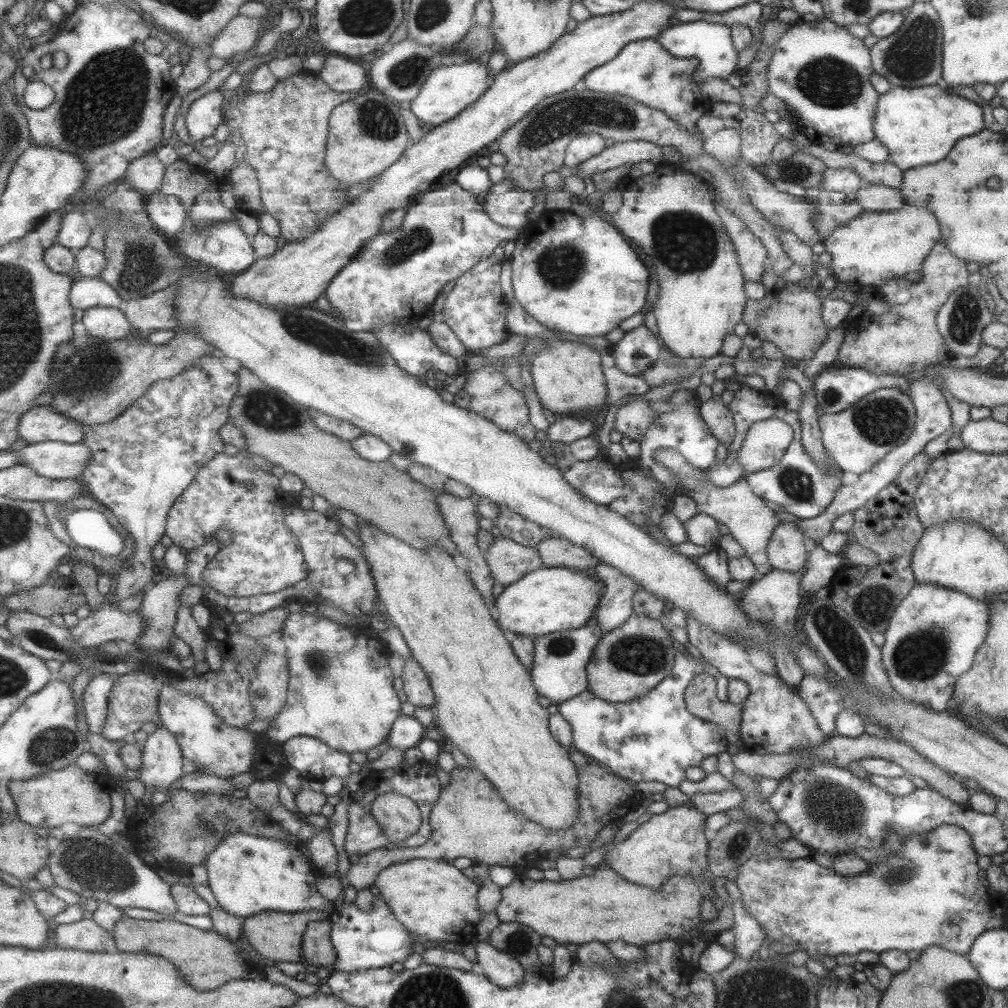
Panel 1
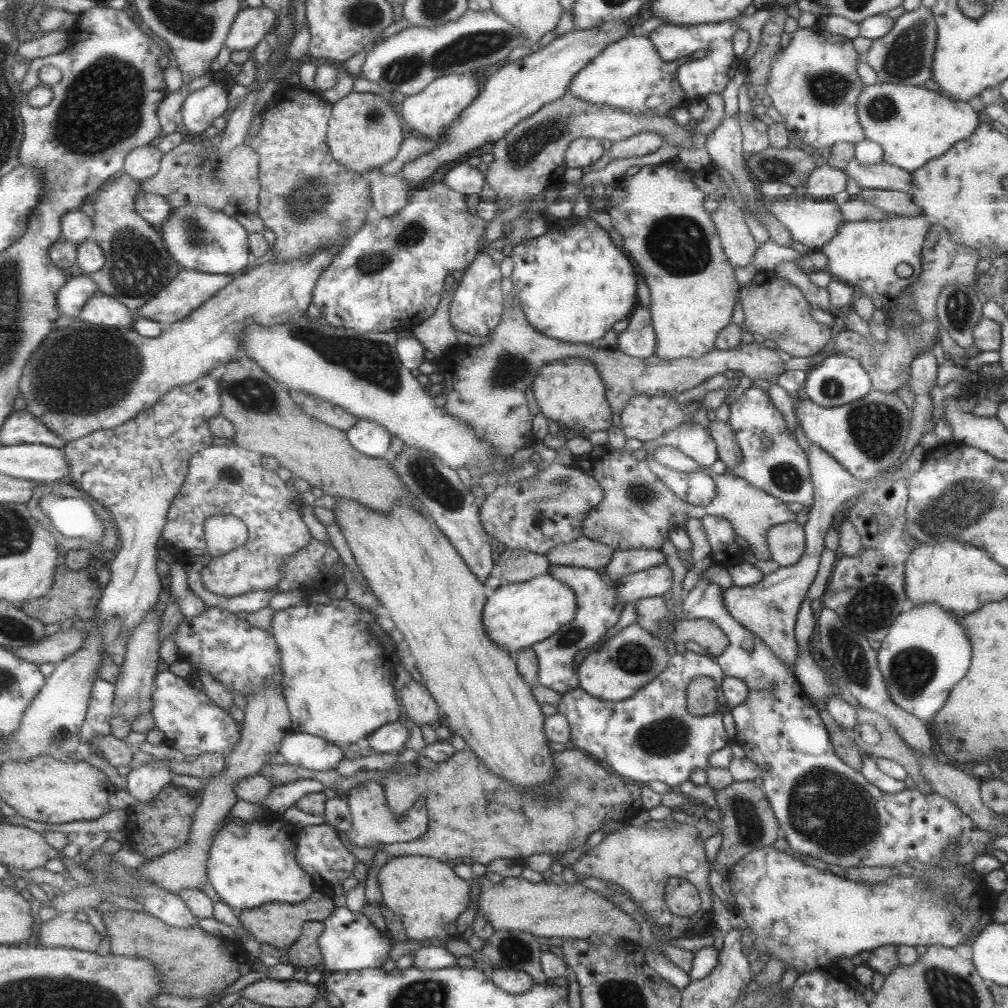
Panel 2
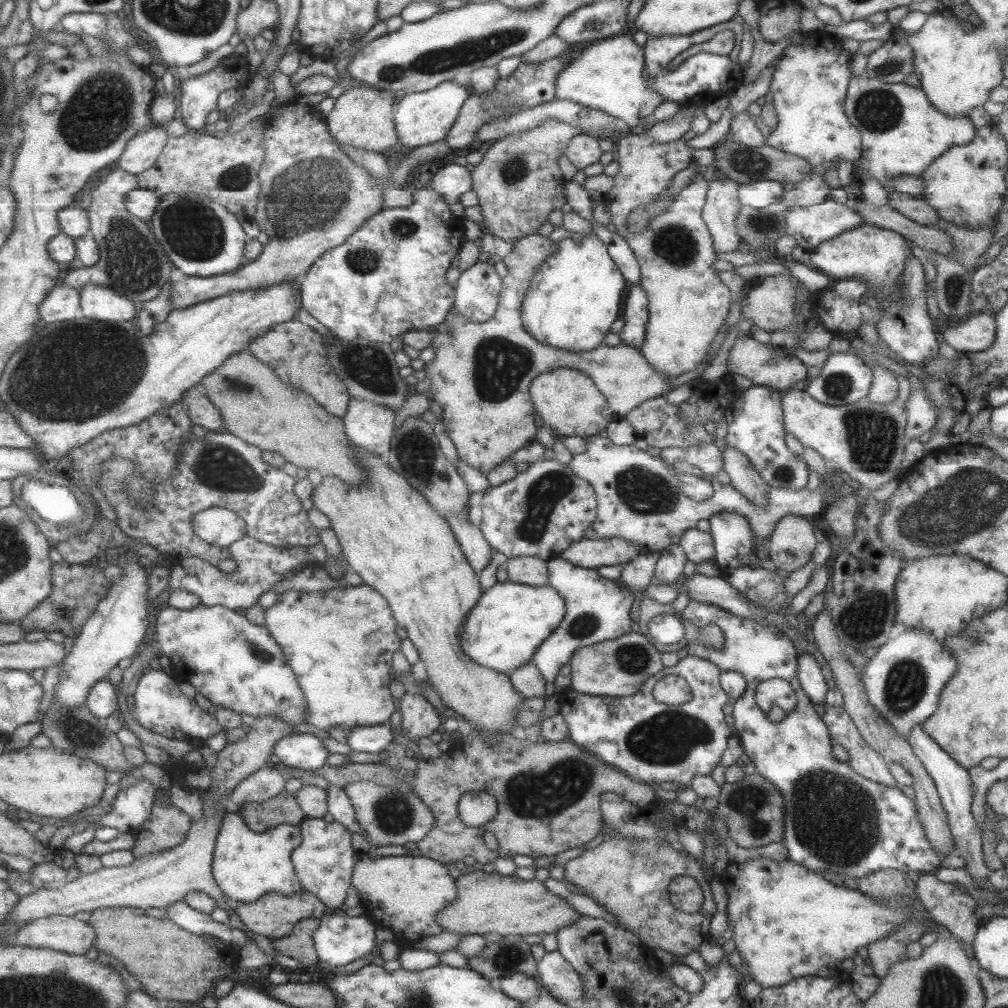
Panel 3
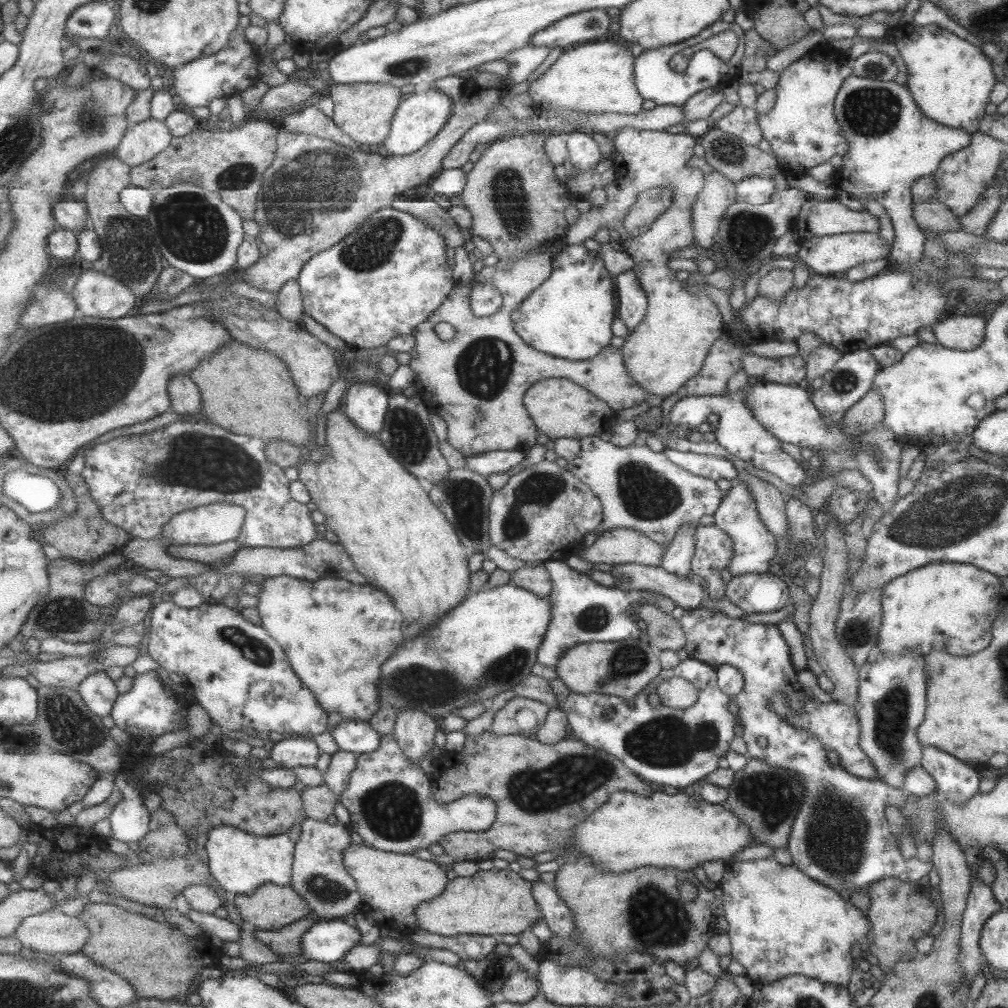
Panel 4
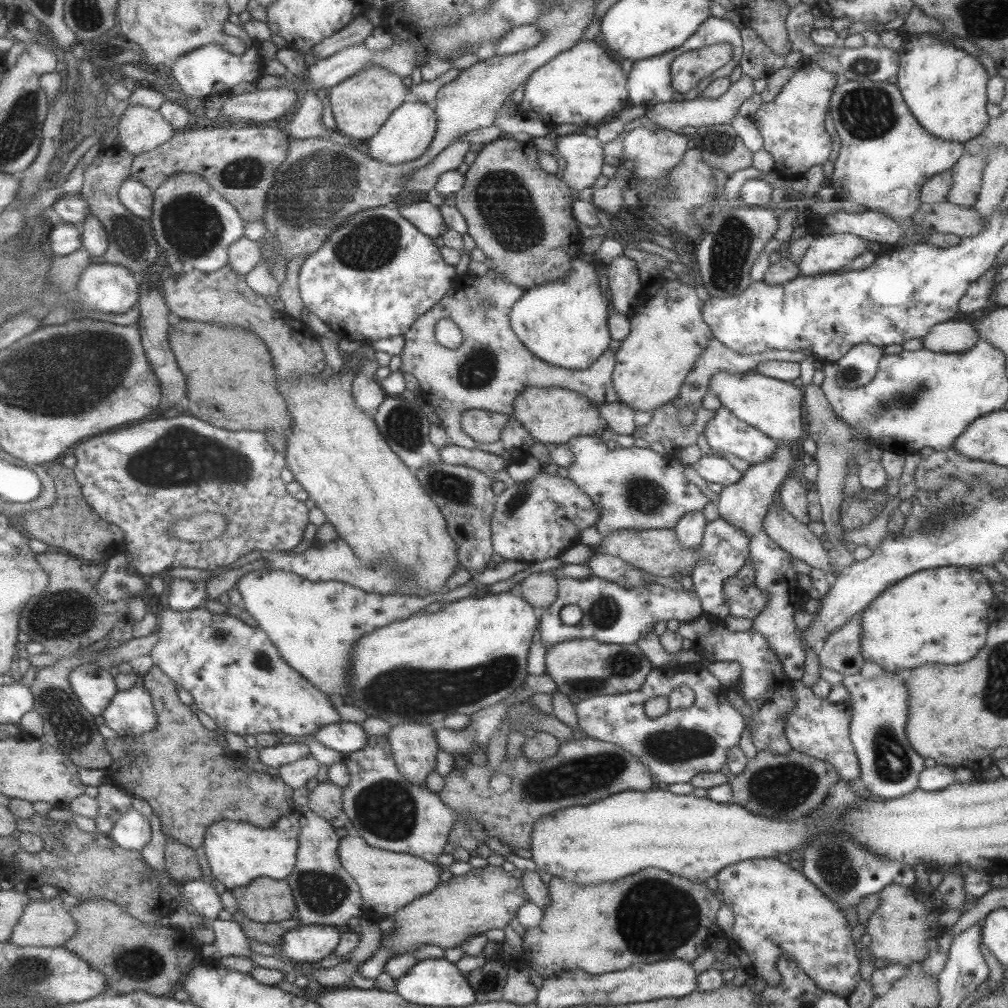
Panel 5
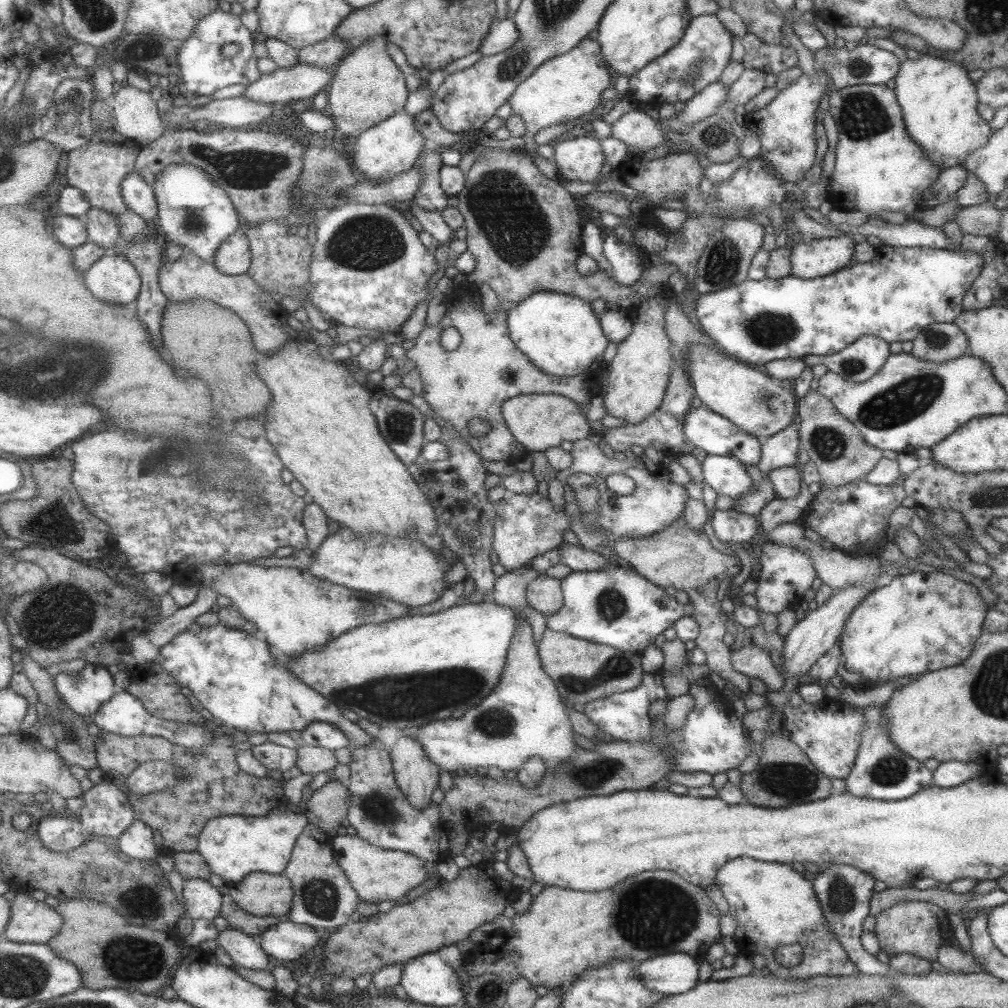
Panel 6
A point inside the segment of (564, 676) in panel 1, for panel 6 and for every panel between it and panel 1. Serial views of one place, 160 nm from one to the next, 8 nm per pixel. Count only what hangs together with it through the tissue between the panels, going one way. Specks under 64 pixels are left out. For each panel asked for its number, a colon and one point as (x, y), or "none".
2: (597, 610)
3: (596, 609)
4: (582, 611)
5: (612, 614)
6: (616, 606)

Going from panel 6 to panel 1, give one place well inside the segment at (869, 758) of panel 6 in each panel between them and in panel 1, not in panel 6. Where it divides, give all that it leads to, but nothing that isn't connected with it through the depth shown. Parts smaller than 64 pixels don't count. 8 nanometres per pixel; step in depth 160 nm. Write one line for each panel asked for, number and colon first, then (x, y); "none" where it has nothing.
1: (931, 638)
2: (925, 652)
3: (902, 680)
4: (890, 701)
5: (889, 767)

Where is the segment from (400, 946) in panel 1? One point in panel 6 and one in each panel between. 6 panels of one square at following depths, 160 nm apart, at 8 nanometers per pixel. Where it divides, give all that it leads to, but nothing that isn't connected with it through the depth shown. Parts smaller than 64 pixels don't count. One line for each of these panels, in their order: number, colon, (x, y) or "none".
2: (350, 941)
3: (341, 939)
4: (328, 941)
5: (309, 943)
6: (286, 941)

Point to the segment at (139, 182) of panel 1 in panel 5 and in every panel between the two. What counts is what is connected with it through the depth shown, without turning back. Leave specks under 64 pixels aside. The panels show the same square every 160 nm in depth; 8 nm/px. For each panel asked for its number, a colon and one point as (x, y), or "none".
2: (143, 162)
3: (142, 152)
4: (144, 140)
5: (141, 129)

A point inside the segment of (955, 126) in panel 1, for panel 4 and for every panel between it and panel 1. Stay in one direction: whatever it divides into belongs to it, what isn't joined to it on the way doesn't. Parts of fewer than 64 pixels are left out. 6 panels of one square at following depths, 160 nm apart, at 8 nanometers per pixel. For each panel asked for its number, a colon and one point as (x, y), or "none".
2: (912, 124)
3: (901, 133)
4: (890, 143)

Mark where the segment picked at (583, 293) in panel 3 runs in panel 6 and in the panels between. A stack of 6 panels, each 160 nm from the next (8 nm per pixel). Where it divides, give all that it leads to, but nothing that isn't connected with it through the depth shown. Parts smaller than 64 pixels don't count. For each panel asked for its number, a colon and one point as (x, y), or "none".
4: (569, 315)
5: (564, 323)
6: (560, 335)

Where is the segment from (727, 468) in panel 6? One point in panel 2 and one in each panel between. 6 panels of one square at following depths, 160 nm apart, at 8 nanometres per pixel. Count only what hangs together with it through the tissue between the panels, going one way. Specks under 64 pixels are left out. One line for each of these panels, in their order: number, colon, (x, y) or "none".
2: (691, 439)
3: (706, 460)
4: (703, 465)
5: (712, 468)

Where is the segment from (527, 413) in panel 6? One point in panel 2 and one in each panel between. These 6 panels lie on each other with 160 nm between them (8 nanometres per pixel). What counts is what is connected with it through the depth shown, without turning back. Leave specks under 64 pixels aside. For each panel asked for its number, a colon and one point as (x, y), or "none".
2: (569, 391)
3: (567, 401)
4: (559, 408)
5: (551, 415)

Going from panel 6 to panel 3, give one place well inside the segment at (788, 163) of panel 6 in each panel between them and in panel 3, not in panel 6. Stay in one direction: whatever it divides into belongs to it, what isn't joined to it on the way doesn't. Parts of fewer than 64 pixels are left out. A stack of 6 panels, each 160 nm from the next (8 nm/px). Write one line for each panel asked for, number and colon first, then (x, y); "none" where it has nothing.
3: (809, 82)
4: (800, 128)
5: (792, 128)

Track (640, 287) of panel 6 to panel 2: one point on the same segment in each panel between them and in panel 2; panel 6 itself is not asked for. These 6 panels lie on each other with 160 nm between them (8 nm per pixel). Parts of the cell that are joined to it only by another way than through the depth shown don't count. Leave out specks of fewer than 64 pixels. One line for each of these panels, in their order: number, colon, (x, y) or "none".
2: (527, 167)
3: (517, 182)
4: (516, 203)
5: (520, 217)

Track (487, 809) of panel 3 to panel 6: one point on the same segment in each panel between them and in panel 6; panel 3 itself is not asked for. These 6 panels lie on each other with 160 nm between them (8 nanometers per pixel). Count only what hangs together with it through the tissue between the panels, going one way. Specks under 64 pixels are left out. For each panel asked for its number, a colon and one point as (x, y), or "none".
4: (390, 799)
5: (387, 810)
6: (380, 812)

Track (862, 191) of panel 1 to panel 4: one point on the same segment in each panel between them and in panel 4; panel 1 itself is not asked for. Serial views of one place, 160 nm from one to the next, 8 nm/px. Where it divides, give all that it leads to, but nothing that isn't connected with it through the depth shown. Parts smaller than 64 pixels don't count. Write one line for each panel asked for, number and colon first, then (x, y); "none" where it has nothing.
2: (892, 202)
3: (915, 208)
4: (931, 216)

